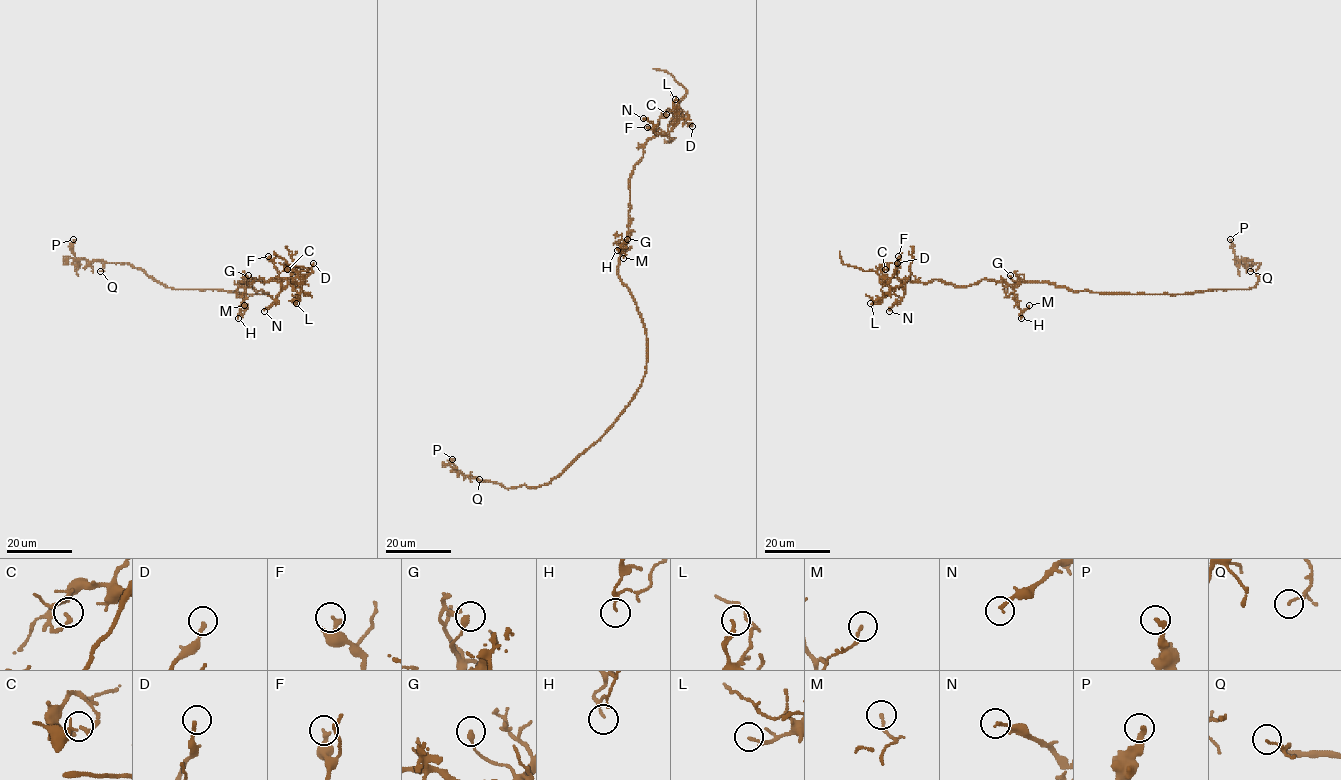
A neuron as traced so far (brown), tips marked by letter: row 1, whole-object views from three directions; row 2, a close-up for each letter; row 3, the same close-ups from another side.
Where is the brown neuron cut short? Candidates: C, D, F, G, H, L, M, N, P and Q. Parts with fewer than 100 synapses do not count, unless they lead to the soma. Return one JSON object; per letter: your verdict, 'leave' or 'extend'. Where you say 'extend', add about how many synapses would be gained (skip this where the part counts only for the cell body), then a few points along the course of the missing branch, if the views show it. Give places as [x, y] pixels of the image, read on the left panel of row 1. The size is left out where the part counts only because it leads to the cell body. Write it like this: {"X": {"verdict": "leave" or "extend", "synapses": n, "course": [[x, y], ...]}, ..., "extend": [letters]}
{"C": {"verdict": "leave"}, "D": {"verdict": "leave"}, "F": {"verdict": "leave"}, "G": {"verdict": "leave"}, "H": {"verdict": "leave"}, "L": {"verdict": "leave"}, "M": {"verdict": "leave"}, "N": {"verdict": "leave"}, "P": {"verdict": "leave"}, "Q": {"verdict": "leave"}, "extend": []}

